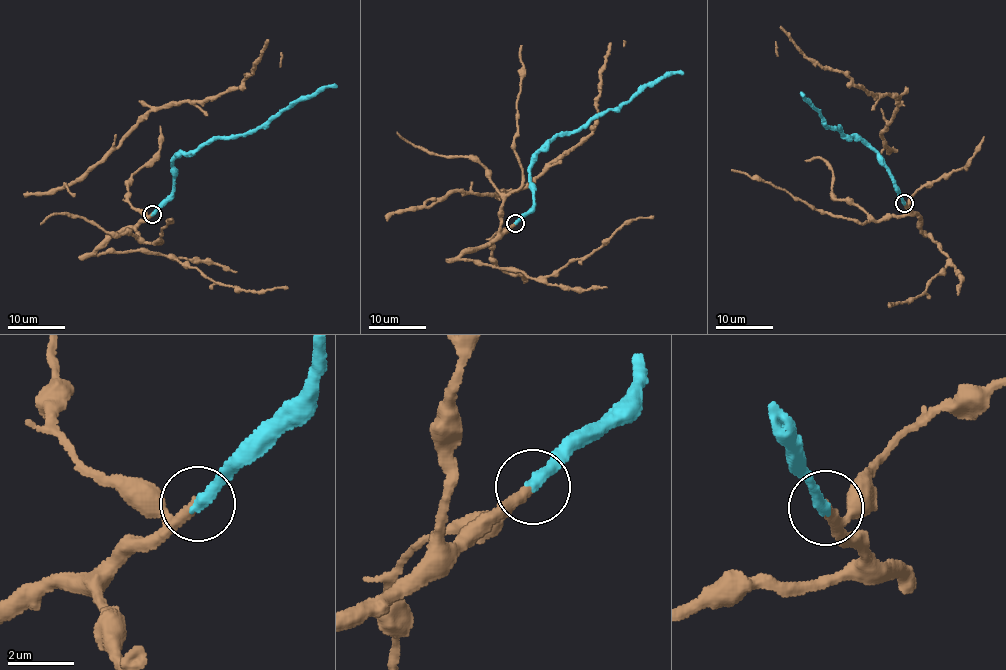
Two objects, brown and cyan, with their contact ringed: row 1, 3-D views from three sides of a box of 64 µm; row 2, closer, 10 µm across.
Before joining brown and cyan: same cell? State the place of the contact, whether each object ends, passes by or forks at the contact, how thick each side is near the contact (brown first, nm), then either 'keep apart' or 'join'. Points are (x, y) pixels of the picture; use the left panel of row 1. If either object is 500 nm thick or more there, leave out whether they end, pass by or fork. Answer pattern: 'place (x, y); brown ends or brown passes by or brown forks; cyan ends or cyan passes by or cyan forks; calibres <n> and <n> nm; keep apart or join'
place (152, 214); brown ends; cyan ends; calibres 320 and 360 nm; join

